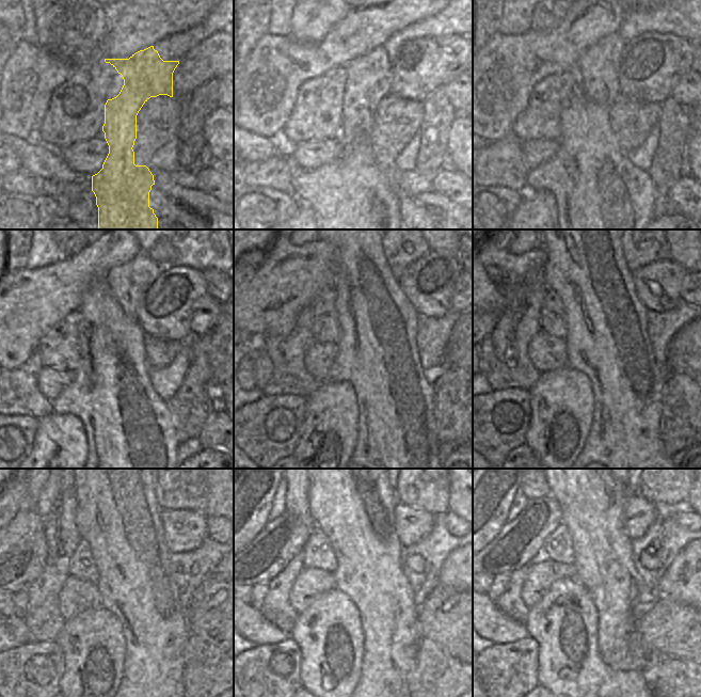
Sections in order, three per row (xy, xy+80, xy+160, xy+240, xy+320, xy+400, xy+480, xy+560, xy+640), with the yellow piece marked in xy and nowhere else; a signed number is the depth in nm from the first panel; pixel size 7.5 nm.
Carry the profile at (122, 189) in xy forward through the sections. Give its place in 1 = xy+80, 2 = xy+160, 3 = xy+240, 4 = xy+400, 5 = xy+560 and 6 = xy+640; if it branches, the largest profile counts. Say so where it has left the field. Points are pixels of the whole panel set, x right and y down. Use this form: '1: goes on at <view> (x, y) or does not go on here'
1: goes on at xy+80 (369, 77)
2: goes on at xy+160 (599, 65)
3: goes on at xy+240 (129, 283)
4: goes on at xy+400 (644, 251)
5: goes on at xy+560 (429, 490)
6: goes on at xy+640 (659, 490)

